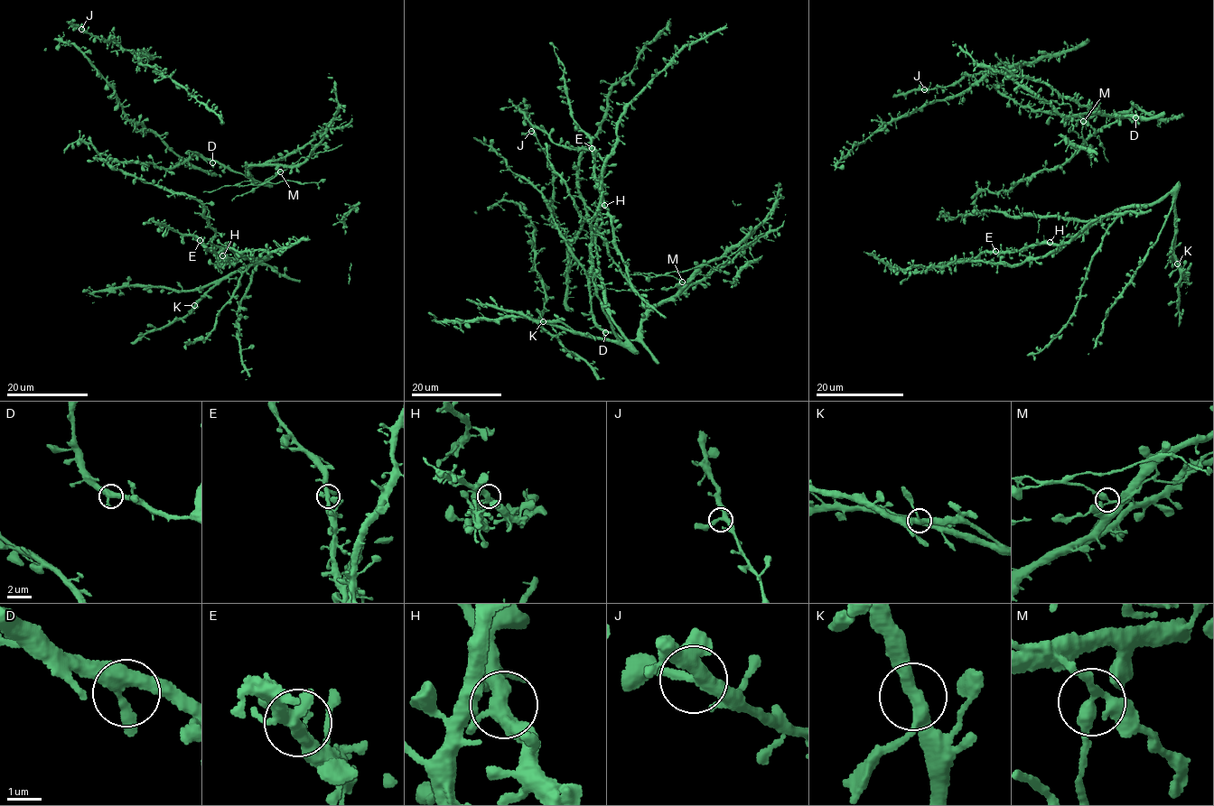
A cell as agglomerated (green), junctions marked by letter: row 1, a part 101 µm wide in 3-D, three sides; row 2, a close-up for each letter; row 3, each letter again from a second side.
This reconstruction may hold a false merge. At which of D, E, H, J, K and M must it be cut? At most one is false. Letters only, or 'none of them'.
M

